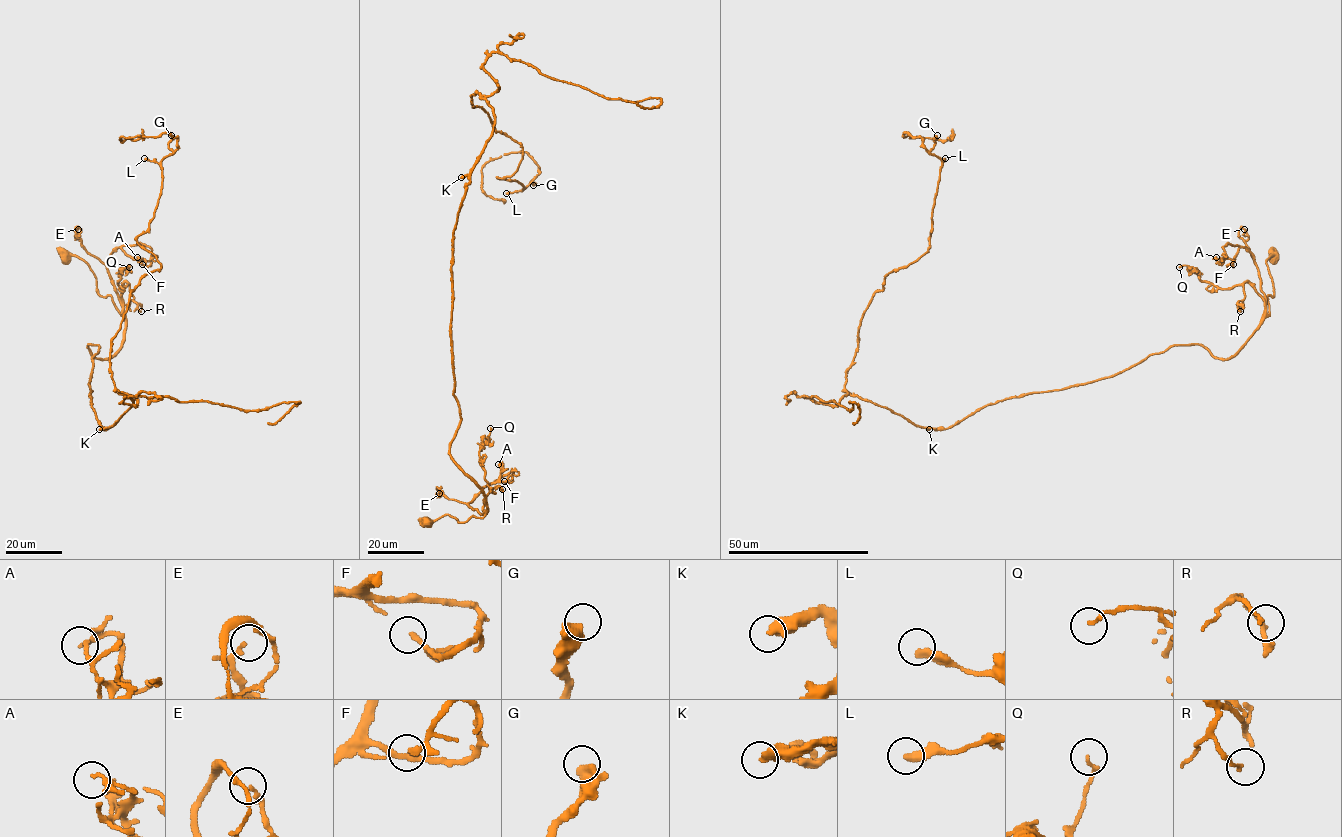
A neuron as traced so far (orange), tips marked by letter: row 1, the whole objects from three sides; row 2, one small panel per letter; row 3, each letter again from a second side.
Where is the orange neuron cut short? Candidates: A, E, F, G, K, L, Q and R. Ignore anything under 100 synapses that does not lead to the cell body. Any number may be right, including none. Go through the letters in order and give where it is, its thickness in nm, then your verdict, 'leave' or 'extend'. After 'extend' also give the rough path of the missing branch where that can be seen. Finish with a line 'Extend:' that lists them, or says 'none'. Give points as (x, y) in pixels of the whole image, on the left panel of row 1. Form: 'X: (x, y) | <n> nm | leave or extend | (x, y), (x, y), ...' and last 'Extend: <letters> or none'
A: (137, 257) | 190 nm | leave
E: (78, 229) | 110 nm | leave
F: (142, 264) | 130 nm | leave
G: (171, 135) | 500 nm | leave
K: (99, 429) | 400 nm | leave
L: (144, 158) | 360 nm | leave
Q: (129, 267) | 130 nm | leave
R: (141, 311) | 140 nm | leave
Extend: none

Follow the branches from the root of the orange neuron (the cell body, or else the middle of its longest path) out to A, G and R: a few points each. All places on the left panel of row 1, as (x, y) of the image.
A: (64, 256), (87, 264), (97, 293), (110, 295), (122, 315), (108, 258), (118, 247), (137, 257)
G: (64, 256), (125, 320), (113, 355), (88, 344), (106, 429), (171, 135)
R: (64, 256), (87, 264), (97, 293), (110, 295), (122, 315), (125, 281), (141, 311)

